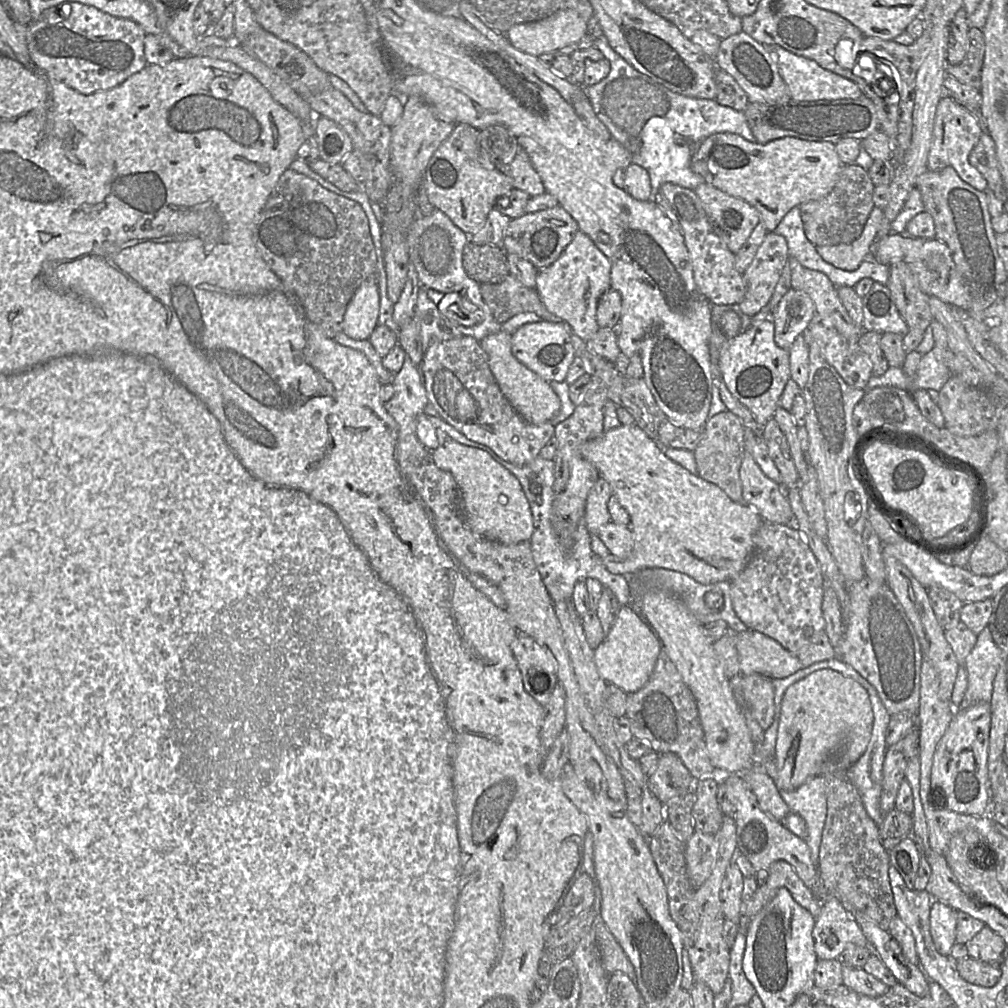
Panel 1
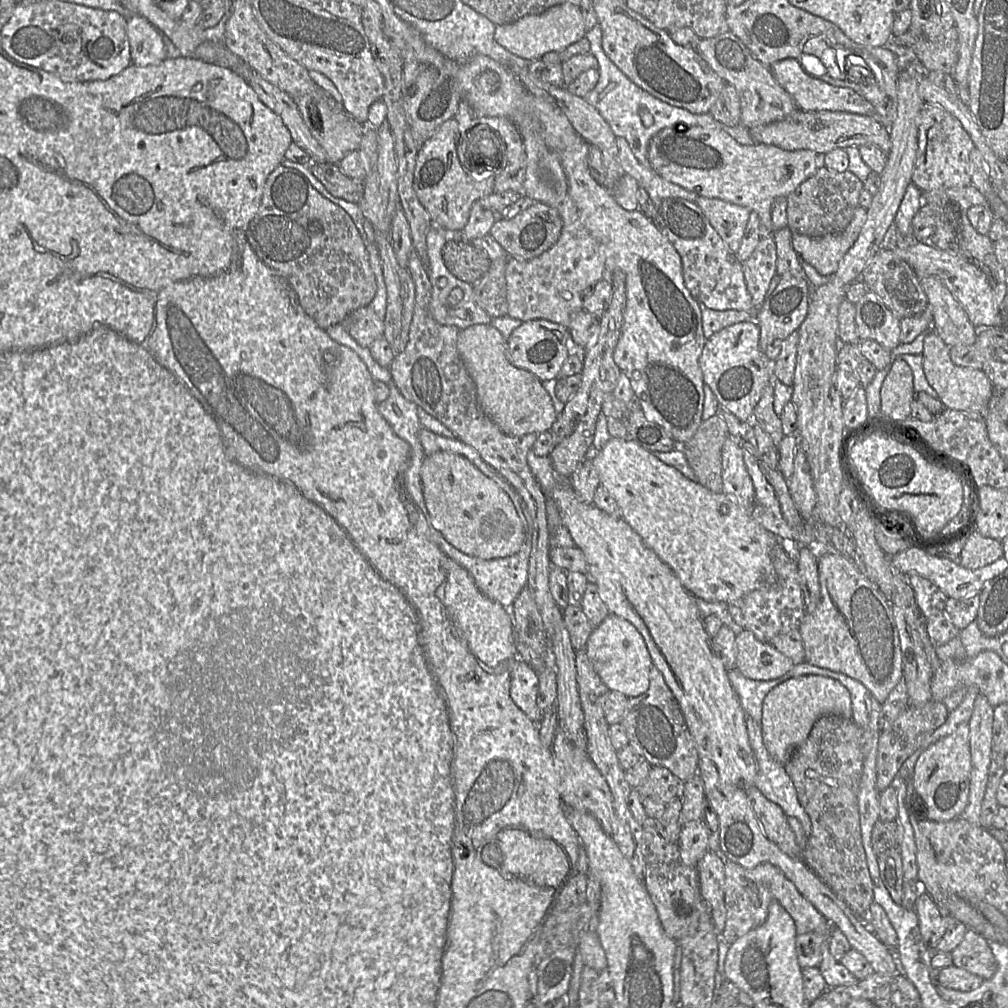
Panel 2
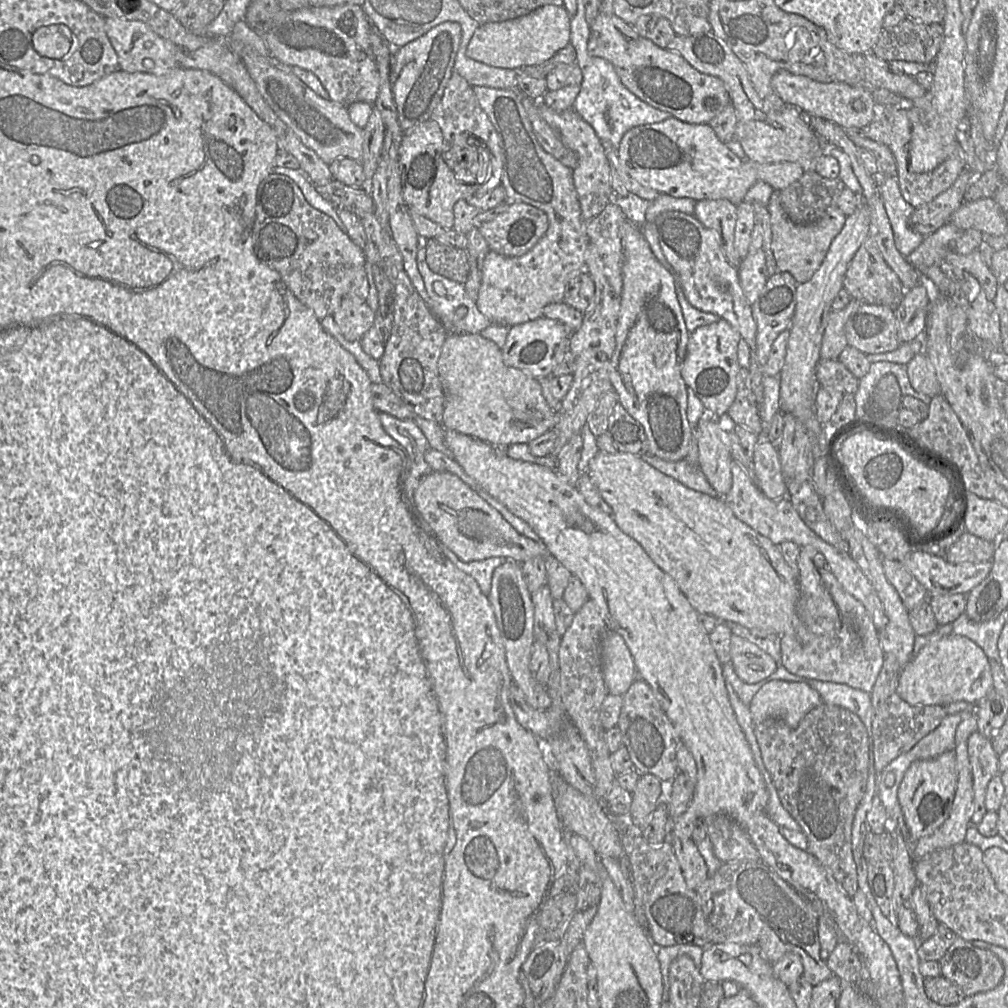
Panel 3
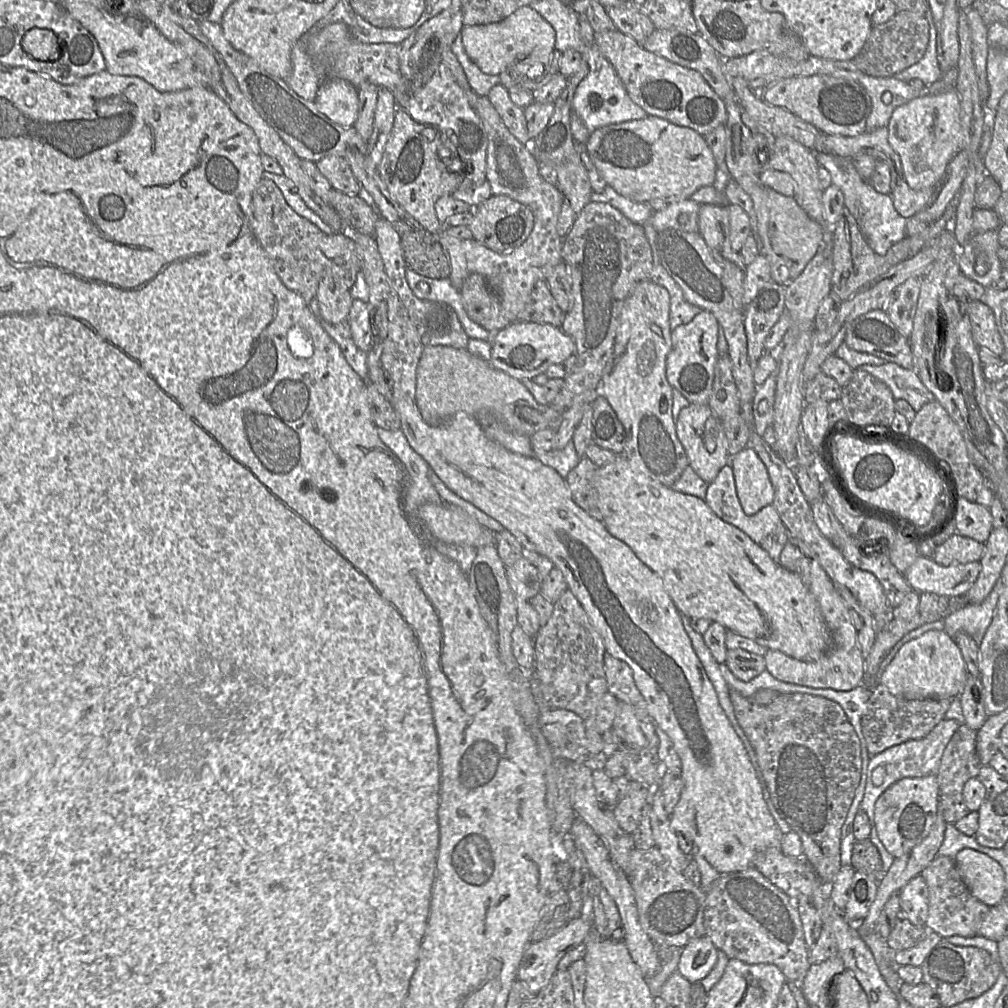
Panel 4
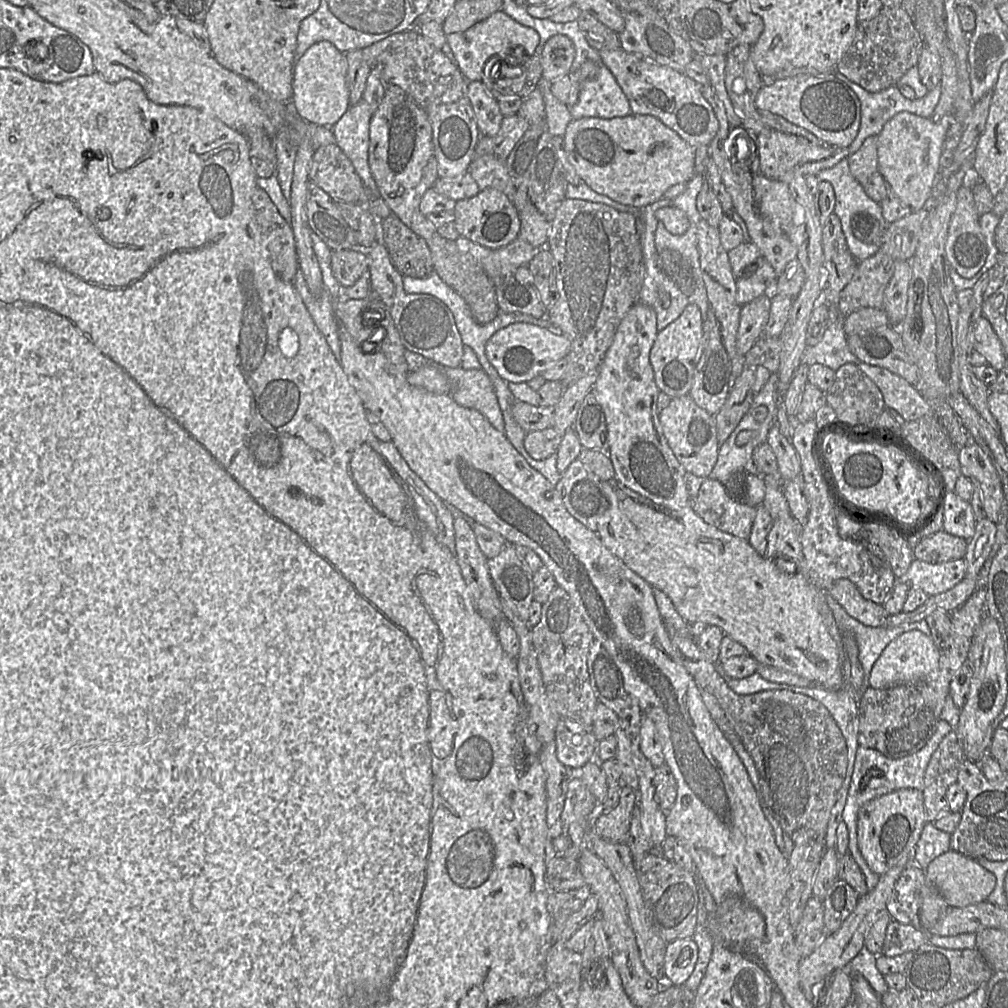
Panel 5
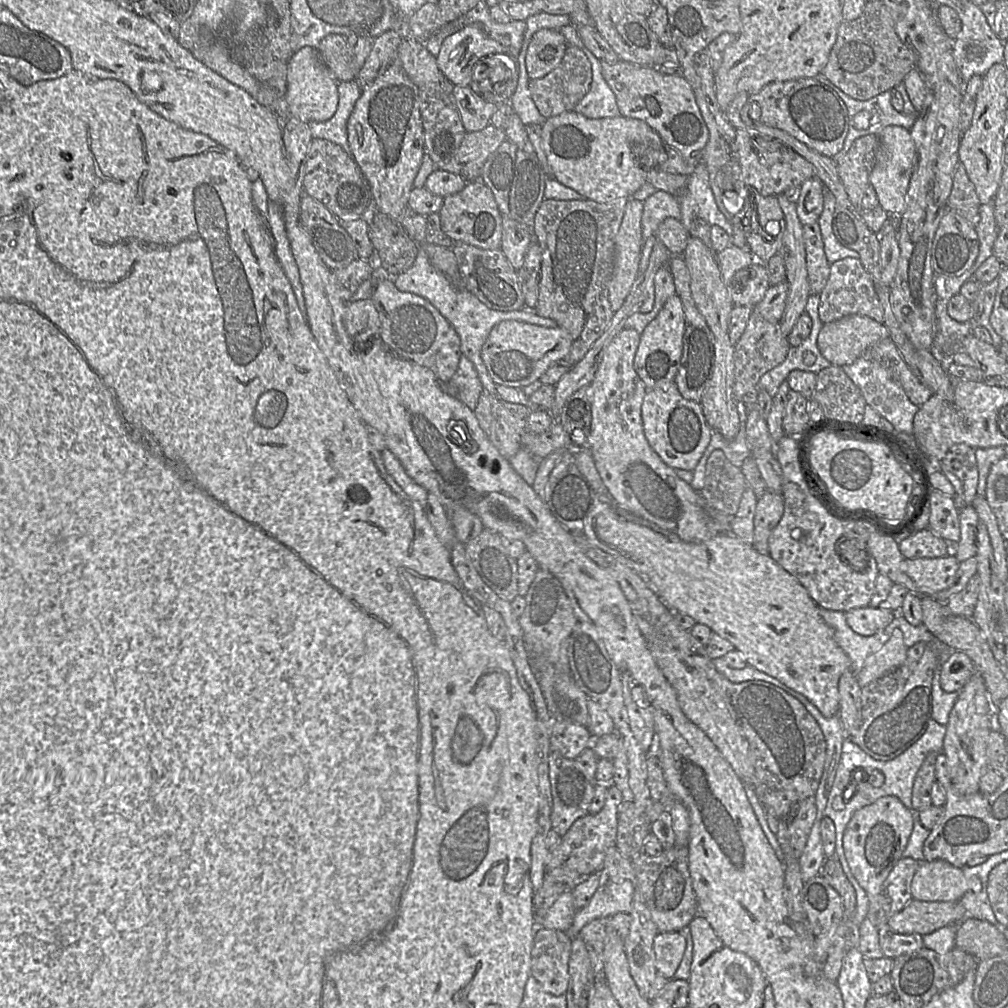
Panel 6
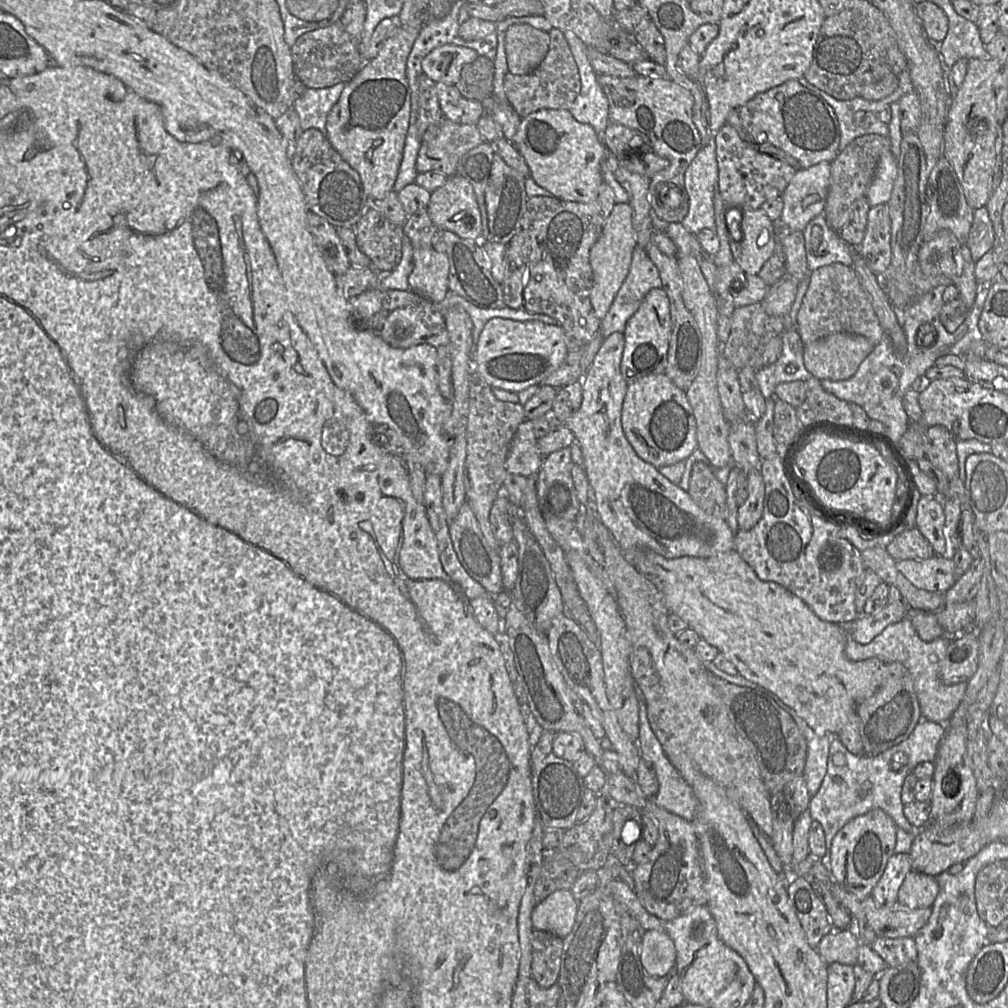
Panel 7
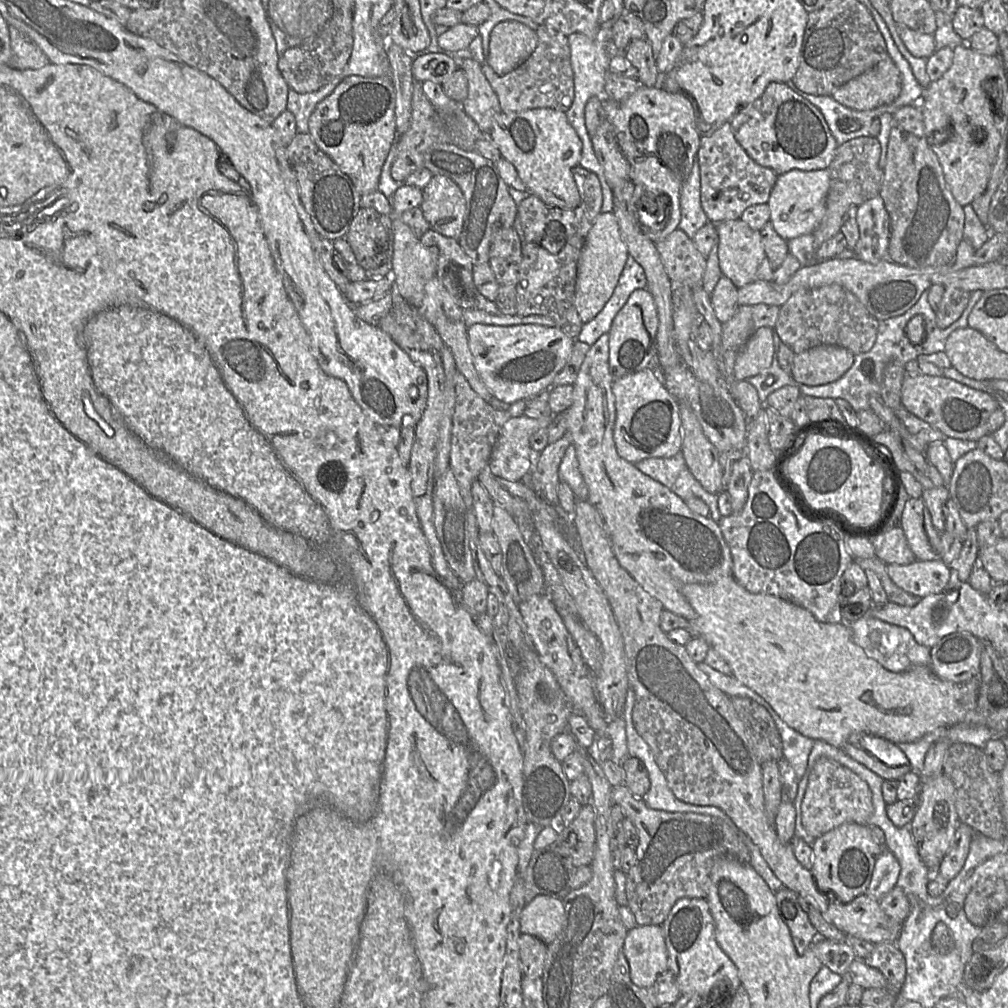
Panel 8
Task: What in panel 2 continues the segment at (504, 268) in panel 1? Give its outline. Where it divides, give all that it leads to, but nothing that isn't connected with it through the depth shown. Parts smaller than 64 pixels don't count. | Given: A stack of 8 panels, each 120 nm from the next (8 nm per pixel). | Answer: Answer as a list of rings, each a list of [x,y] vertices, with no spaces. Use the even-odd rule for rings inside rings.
[[[448,239],[442,257],[455,277],[470,284],[478,282],[491,266],[491,259],[484,250],[461,239]]]

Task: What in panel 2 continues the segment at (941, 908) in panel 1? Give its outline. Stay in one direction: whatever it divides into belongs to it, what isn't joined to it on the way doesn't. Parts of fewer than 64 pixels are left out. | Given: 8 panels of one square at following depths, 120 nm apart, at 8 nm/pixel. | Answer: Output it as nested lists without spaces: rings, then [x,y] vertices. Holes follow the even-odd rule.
[[[926,891],[916,899],[915,911],[922,938],[926,945],[934,950],[946,932],[948,916],[942,913],[938,904]]]

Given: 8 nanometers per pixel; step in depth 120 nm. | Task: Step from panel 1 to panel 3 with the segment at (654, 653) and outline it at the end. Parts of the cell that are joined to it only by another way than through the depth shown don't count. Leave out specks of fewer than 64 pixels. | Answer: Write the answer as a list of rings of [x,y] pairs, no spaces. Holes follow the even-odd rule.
[[[607,629],[601,641],[601,655],[608,692],[623,696],[637,678],[636,666],[624,638]]]

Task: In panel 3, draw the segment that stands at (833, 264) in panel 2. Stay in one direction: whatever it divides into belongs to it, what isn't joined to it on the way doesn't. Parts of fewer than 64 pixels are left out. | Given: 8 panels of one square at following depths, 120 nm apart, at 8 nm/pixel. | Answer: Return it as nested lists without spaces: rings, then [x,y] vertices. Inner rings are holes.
[[[779,191],[772,193],[766,208],[770,216],[771,249],[777,271],[790,273],[798,284],[810,280],[822,264],[832,241],[842,230],[847,217],[835,206],[829,208],[825,215],[815,223],[795,224],[787,217],[781,206]]]

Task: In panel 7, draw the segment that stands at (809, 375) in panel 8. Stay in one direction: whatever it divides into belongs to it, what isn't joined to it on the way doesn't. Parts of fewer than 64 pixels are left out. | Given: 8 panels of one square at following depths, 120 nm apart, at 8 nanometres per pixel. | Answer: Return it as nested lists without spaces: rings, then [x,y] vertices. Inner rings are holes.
[[[834,333],[805,345],[803,362],[821,381],[847,380],[873,349],[873,343],[863,335]]]

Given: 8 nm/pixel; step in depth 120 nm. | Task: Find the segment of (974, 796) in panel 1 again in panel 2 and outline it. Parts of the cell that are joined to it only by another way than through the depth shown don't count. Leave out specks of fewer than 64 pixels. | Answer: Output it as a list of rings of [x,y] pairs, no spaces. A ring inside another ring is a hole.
[[[962,723],[953,733],[926,749],[915,763],[912,783],[923,800],[923,816],[929,820],[947,821],[957,818],[967,806],[971,777],[969,732],[969,724]]]

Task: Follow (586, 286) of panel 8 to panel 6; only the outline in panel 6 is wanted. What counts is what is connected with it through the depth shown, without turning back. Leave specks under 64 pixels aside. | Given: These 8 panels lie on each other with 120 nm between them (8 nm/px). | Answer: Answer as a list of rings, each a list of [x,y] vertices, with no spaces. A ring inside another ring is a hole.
[[[627,199],[623,219],[615,238],[615,262],[607,285],[613,311],[624,303],[638,274],[642,249],[641,217],[644,201]]]

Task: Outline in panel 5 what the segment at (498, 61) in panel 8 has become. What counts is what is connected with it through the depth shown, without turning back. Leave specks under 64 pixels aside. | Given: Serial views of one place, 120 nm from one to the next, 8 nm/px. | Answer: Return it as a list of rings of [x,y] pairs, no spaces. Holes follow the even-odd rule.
[[[554,35],[543,45],[540,63],[542,79],[552,82],[572,69],[575,59],[575,47],[572,41],[564,35]]]

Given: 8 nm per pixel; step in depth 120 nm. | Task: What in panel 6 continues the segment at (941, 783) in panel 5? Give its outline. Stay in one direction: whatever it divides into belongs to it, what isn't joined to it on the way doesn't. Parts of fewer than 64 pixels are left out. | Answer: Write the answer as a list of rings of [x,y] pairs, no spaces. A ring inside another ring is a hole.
[[[943,750],[929,754],[915,776],[911,798],[912,808],[915,811],[921,811],[933,805],[930,791],[933,783],[937,781],[935,765],[936,756],[939,754],[945,755]]]

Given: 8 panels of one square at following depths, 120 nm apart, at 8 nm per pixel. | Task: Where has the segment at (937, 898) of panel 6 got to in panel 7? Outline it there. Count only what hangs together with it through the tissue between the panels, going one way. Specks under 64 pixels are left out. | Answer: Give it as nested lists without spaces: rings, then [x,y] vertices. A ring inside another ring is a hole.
[[[910,871],[899,888],[897,903],[911,909],[931,907],[939,893],[936,876]]]

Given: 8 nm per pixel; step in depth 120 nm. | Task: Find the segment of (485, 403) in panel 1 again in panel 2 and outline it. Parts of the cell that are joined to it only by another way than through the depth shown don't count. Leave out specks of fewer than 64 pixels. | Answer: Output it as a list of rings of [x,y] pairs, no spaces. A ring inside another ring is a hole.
[[[414,250],[409,255],[407,270],[416,287],[415,308],[407,345],[401,353],[395,355],[388,368],[392,379],[391,384],[395,385],[407,400],[424,409],[449,428],[456,438],[477,450],[481,458],[509,482],[519,494],[527,506],[529,518],[538,523],[539,529],[548,529],[550,535],[547,521],[546,496],[527,463],[527,454],[532,450],[538,434],[527,434],[523,437],[506,435],[483,413],[477,401],[475,384],[468,374],[457,350],[457,338],[460,330],[455,326],[442,325],[432,317],[429,310],[432,286],[421,260]]]

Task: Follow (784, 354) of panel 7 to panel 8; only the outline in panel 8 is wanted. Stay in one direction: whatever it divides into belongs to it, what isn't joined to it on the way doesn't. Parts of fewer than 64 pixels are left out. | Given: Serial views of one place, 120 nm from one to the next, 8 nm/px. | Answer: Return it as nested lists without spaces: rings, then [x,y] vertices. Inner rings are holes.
[[[773,334],[774,354],[771,366],[760,374],[745,379],[757,391],[759,400],[765,404],[768,396],[784,386],[798,386],[790,374],[784,372],[778,363],[778,352],[781,340],[777,334]]]

